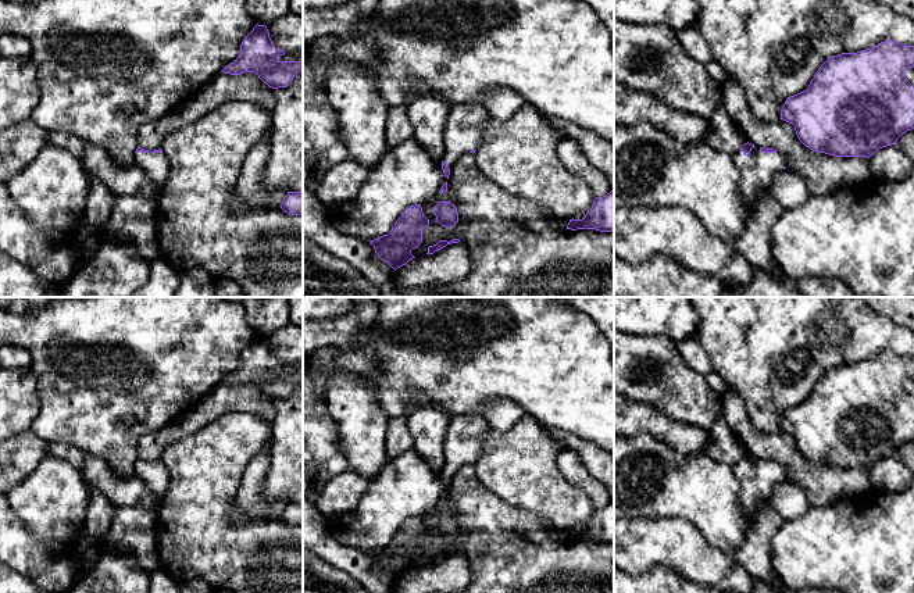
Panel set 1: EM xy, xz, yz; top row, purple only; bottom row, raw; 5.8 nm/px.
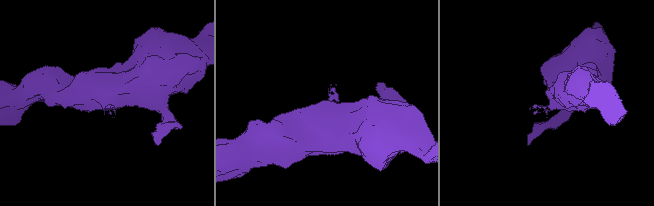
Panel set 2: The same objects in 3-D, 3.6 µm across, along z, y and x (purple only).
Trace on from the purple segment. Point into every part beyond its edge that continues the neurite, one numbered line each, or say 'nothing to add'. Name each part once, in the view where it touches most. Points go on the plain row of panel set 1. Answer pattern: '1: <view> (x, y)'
1: xy (156, 477)

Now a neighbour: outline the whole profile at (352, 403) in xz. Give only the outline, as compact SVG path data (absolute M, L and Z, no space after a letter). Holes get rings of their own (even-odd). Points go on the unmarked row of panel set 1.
M350 371L325 376L328 411L338 425L338 440L349 469L372 479L386 464L388 417L368 378Z

